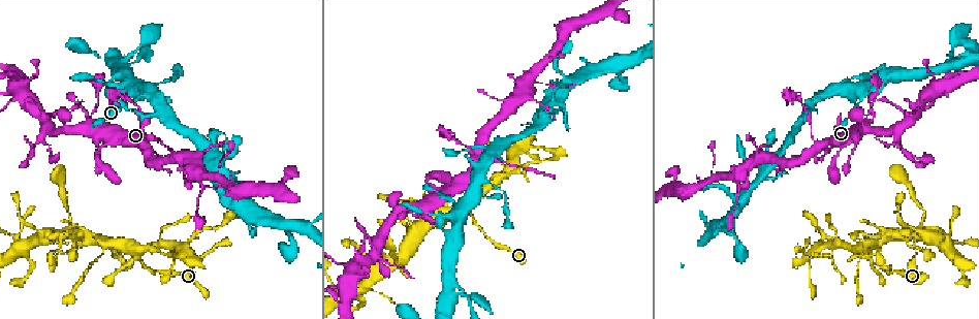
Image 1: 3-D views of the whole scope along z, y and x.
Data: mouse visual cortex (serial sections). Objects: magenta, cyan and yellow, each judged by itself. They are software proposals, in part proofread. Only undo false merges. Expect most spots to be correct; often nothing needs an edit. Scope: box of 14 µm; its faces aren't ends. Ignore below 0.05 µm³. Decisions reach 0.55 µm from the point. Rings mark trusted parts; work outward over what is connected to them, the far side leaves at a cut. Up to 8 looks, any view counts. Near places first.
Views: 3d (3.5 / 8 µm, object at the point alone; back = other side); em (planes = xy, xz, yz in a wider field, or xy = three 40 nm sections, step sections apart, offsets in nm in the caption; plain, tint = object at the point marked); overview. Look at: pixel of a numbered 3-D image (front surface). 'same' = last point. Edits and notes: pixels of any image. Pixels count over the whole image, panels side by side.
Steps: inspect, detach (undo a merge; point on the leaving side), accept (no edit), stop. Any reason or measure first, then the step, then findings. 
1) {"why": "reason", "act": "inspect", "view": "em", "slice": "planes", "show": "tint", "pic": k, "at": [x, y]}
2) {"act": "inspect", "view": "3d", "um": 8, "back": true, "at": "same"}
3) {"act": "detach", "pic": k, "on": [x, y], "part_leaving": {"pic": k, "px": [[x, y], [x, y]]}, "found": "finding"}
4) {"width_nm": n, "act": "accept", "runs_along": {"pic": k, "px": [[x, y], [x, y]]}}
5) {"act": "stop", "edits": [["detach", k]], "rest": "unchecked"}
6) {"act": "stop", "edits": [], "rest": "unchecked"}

{"why": "a fork", "act": "inspect", "view": "3d", "um": 3.5, "pic": 1, "at": [112, 244]}

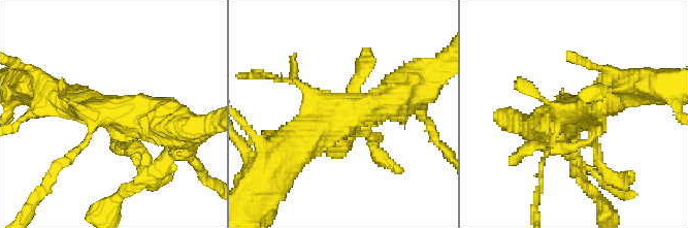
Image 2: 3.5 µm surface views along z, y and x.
{"why": "shape alone is not enough", "act": "inspect", "view": "em", "slice": "xy", "step": 2, "show": "tint", "pic": 2, "at": [348, 113]}

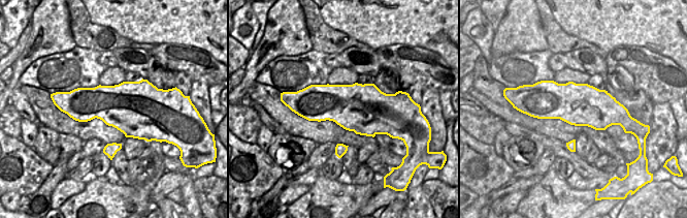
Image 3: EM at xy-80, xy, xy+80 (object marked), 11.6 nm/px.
{"why": "another direction", "act": "inspect", "view": "em", "slice": "xy", "step": 1, "show": "tint", "at": "same"}

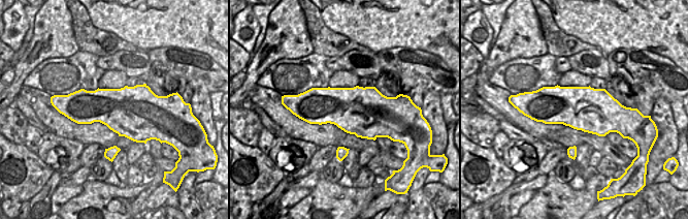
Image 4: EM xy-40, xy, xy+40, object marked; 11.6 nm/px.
{"act": "accept", "runs_along": {"pic": 2, "px": [[407, 99], [356, 109], [290, 152]]}, "found": "continuous, no second cell"}

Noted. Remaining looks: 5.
{"why": "side arm on a straight run", "act": "inspect", "view": "3d", "um": 8, "pic": 1, "at": [202, 186]}

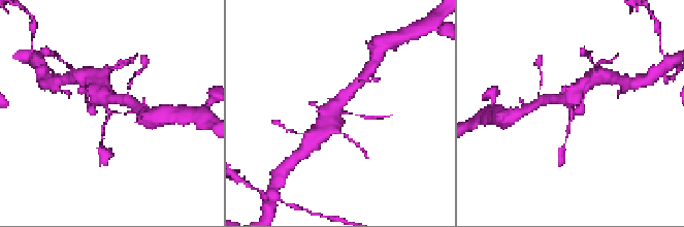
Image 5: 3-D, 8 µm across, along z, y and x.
{"why": "zoom in", "act": "inspect", "view": "3d", "um": 3.5, "pic": 5, "at": [107, 113]}

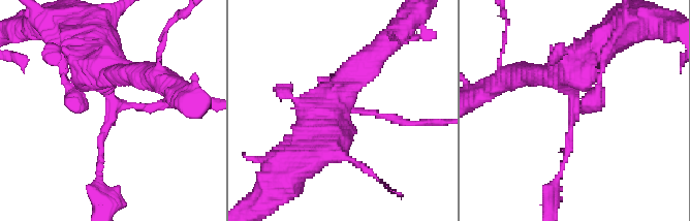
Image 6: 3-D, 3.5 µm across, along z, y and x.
{"why": "now the EM", "act": "inspect", "view": "em", "slice": "planes", "show": "tint", "pic": 6, "at": [112, 108]}

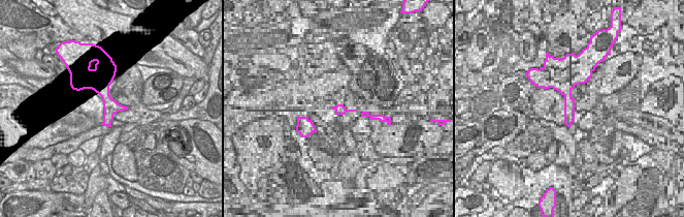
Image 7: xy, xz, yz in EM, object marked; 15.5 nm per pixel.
{"act": "accept", "runs_along": {"pic": 7, "px": [[104, 76], [108, 123]]}, "found": "all the same cell"}

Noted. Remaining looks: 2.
{"why": "a fork", "act": "inspect", "view": "3d", "um": 8, "pic": 1, "at": [519, 148]}

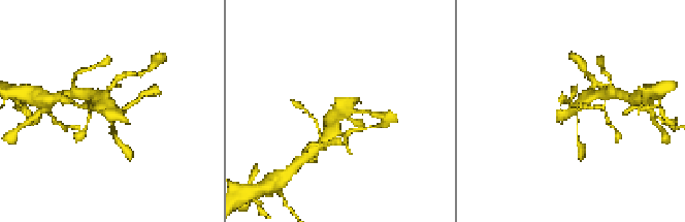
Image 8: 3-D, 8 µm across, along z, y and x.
{"why": "now the EM", "act": "inspect", "view": "em", "slice": "xy", "step": 2, "show": "tint", "pic": 8, "at": [575, 108]}

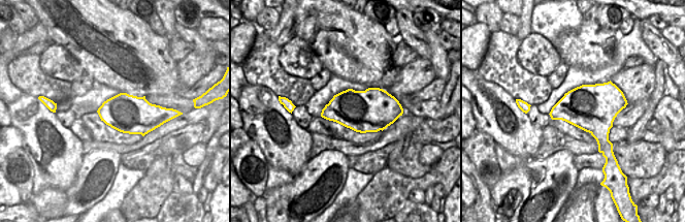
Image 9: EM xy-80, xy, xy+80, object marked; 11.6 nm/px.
{"act": "accept", "found": "continuous, no second cell"}

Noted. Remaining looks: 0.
{"act": "stop", "edits": [], "rest": "unchecked"}

